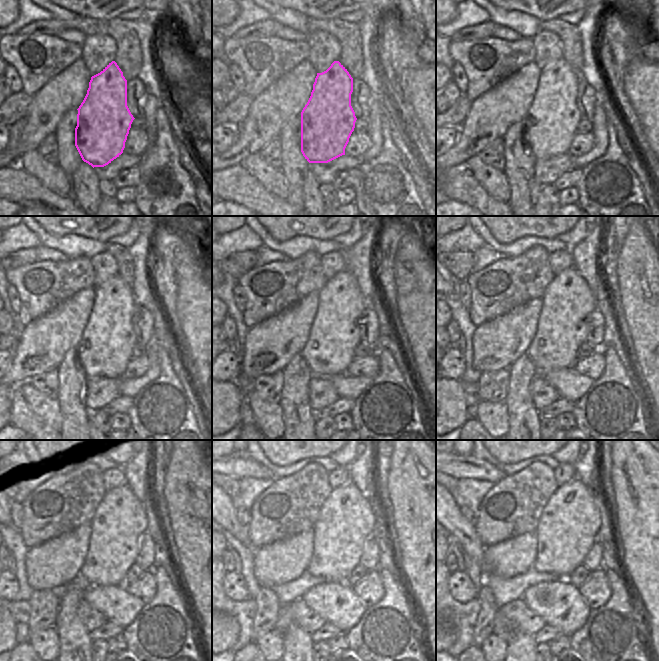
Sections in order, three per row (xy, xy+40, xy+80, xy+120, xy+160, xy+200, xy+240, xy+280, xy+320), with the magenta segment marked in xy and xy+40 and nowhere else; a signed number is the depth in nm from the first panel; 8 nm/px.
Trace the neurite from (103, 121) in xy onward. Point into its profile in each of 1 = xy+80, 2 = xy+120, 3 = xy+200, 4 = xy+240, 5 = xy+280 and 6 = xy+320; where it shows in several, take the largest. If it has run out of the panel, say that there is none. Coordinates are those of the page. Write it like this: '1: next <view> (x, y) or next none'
1: next xy+80 (551, 123)
2: next xy+120 (104, 350)
3: next xy+200 (567, 301)
4: next xy+240 (120, 520)
5: next xy+280 (346, 520)
6: next xy+320 (570, 520)

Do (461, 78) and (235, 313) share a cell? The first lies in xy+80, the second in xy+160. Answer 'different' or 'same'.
different

